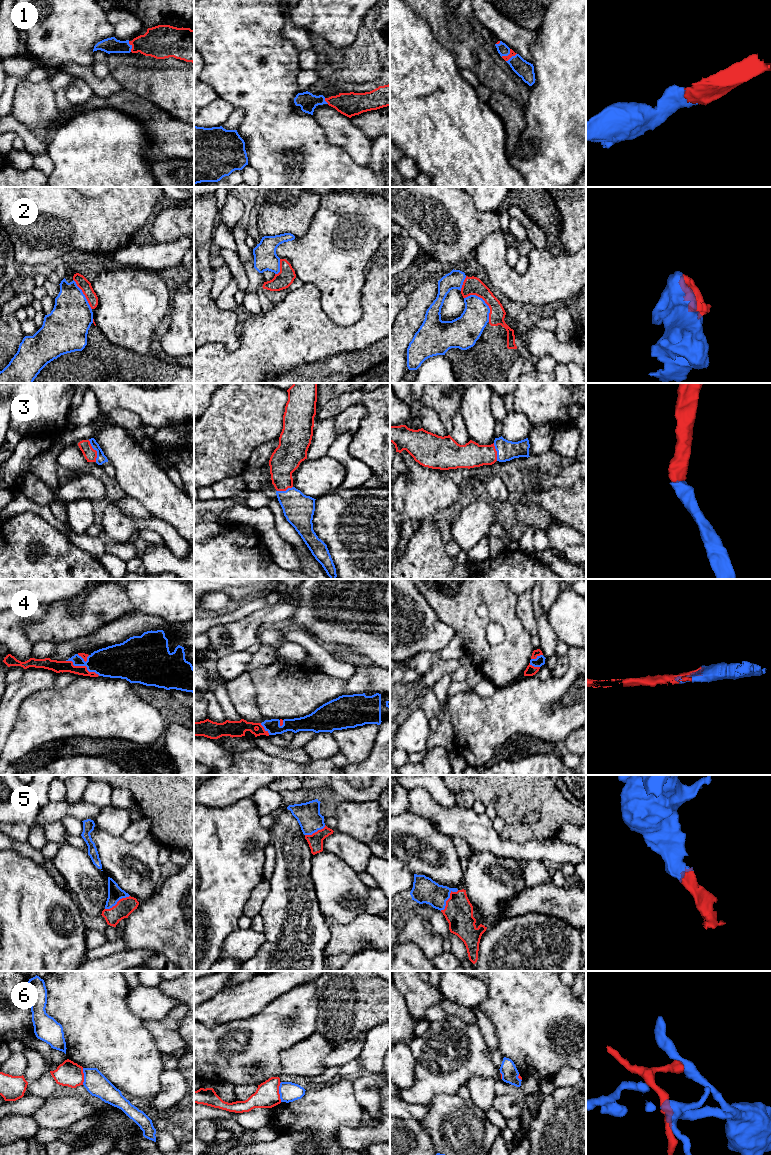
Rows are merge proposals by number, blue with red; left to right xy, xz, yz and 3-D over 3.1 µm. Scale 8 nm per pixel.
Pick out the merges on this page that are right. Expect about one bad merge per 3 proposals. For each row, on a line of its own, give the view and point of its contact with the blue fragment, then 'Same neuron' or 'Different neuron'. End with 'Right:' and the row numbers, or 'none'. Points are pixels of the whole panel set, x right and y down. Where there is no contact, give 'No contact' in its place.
1: Touches blue at yz (507, 55). Same neuron
2: Touches blue at yz (484, 301). Different neuron
3: Touches blue at xy (96, 450). Same neuron
4: Touches blue at xy (83, 665). Same neuron
5: Touches blue at yz (448, 898). Same neuron
6: Touches blue at xz (279, 1092). Different neuron
Right: 1, 3, 4, 5

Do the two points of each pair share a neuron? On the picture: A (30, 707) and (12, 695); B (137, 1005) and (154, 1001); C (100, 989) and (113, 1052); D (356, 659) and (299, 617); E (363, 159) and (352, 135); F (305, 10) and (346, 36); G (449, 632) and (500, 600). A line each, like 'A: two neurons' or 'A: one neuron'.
A: two neurons
B: one neuron
C: one neuron
D: two neurons
E: one neuron
F: one neuron
G: two neurons

